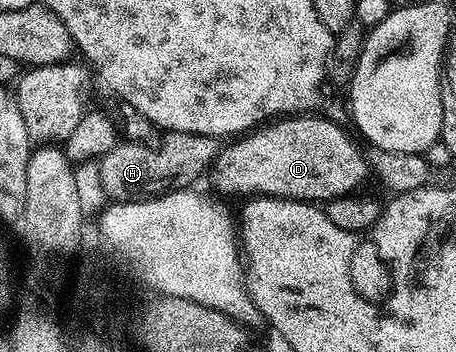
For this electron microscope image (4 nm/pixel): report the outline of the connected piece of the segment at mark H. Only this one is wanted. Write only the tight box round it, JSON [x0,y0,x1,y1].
[98,131,221,201]

